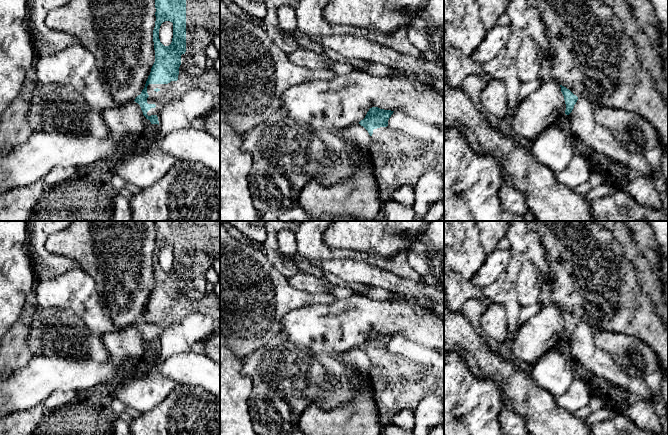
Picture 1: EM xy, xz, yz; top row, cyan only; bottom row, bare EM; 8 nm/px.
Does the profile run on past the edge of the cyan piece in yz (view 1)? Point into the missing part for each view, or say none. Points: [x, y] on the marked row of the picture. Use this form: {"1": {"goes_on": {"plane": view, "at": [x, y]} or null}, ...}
{"1": {"goes_on": null}}

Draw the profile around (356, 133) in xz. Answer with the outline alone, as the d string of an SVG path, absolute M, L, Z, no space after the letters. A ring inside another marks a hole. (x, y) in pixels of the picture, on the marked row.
M359 123L336 129L333 131L333 133L344 141L355 142L363 149L368 149L372 144L372 137L369 135L368 131Z

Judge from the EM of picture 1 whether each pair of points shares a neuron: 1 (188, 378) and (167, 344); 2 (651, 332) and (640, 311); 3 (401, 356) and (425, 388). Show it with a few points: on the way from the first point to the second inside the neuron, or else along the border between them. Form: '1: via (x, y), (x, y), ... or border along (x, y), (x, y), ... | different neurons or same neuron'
1: border along (197, 350), (168, 356), (159, 364), (157, 371) | different neurons
2: via (648, 327), (640, 319), (640, 316) | same neuron
3: via (408, 364), (409, 370), (419, 380) | same neuron

